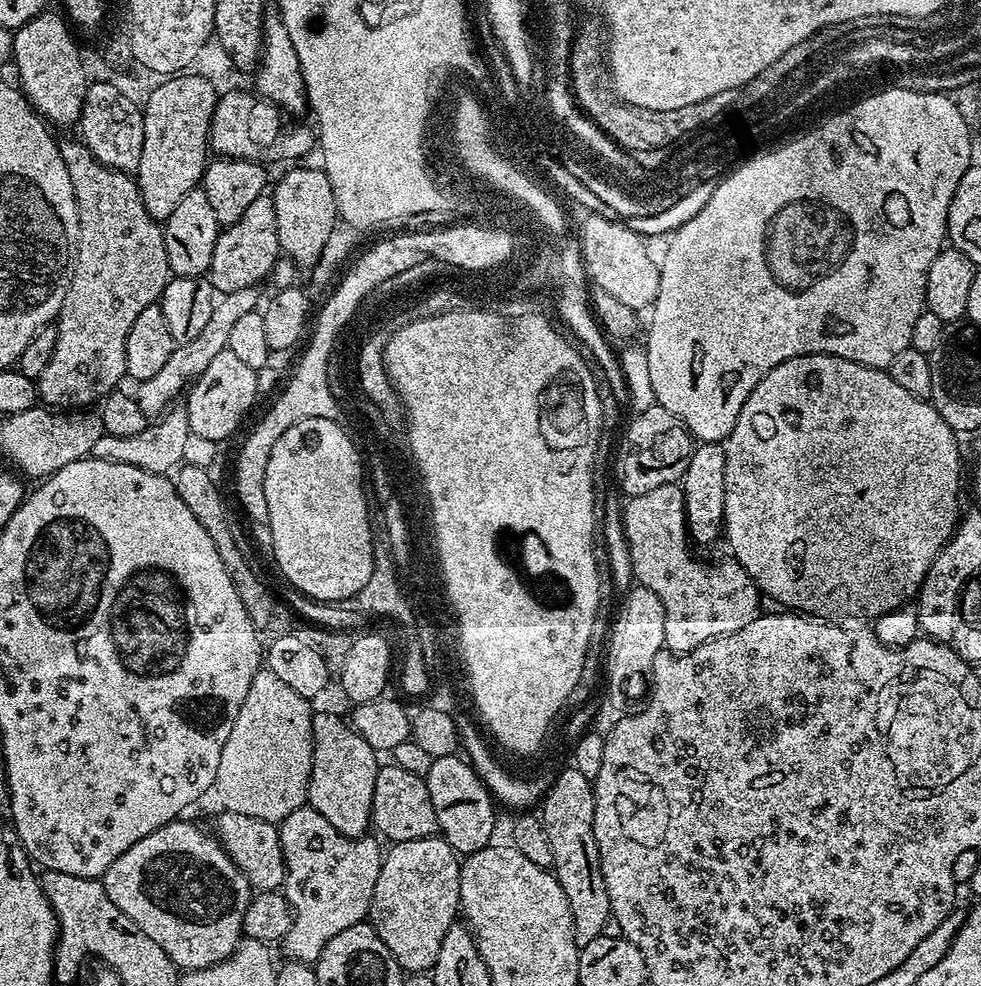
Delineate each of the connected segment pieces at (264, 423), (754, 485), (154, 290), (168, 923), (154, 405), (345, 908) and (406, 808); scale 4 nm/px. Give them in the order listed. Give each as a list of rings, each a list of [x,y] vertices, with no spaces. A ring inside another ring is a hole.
[[[310,336],[308,349],[300,356],[300,361],[291,369],[290,375],[283,381],[282,387],[275,393],[272,405],[264,412],[264,417],[252,428],[252,433],[244,440],[240,453],[236,456],[236,500],[240,508],[260,526],[267,525],[266,510],[266,462],[270,462],[270,450],[274,442],[298,422],[306,418],[339,417],[340,400],[336,397],[334,381],[327,377],[325,357],[330,351],[328,336]],[[288,380],[288,381],[287,381]],[[284,388],[284,389],[283,389]]]
[[[823,354],[818,356],[795,356],[778,366],[774,366],[774,370],[770,370],[770,374],[766,374],[762,378],[762,382],[758,382],[758,386],[754,386],[754,390],[746,398],[746,402],[734,422],[734,430],[730,430],[728,439],[723,441],[724,453],[726,454],[726,482],[724,483],[726,498],[724,499],[722,536],[723,539],[728,539],[728,548],[732,551],[729,552],[731,559],[737,560],[742,566],[742,570],[746,570],[746,574],[750,574],[750,578],[754,578],[754,582],[760,587],[761,593],[767,599],[769,596],[770,599],[777,600],[780,603],[777,605],[788,610],[795,610],[801,614],[821,618],[844,618],[840,616],[868,616],[867,618],[875,618],[895,608],[901,608],[903,604],[909,603],[919,593],[924,576],[930,570],[930,566],[937,556],[945,551],[946,545],[949,543],[947,540],[951,538],[952,531],[954,531],[953,536],[957,531],[956,523],[960,520],[960,444],[956,440],[959,440],[957,433],[953,432],[952,427],[946,422],[946,418],[942,418],[942,414],[938,414],[938,410],[932,403],[928,400],[914,398],[914,394],[910,394],[910,390],[898,386],[898,382],[894,382],[894,378],[889,376],[885,369],[871,368],[853,360],[843,360],[837,356]]]
[[[79,138],[61,139],[59,146],[66,170],[70,170],[70,186],[74,186],[78,206],[78,242],[70,286],[55,321],[58,342],[50,363],[40,375],[38,396],[49,409],[84,410],[121,387],[120,379],[126,376],[126,338],[130,334],[130,326],[134,326],[138,314],[142,314],[146,306],[159,301],[168,285],[170,273],[166,262],[164,229],[146,214],[135,179],[129,173],[108,168],[95,160]]]
[[[188,818],[171,820],[166,826],[146,834],[142,842],[134,842],[126,854],[104,871],[102,883],[110,902],[114,902],[130,922],[138,922],[146,938],[154,938],[180,970],[212,967],[231,955],[242,939],[246,906],[250,906],[254,895],[248,879],[234,866],[215,835],[211,831],[203,832]]]
[[[256,288],[223,293],[217,299],[214,314],[210,314],[210,322],[206,322],[206,327],[198,333],[198,338],[185,344],[177,344],[175,350],[170,354],[166,366],[162,366],[162,370],[158,370],[158,374],[154,374],[154,378],[139,381],[137,388],[140,389],[135,389],[134,395],[139,400],[145,416],[159,417],[179,401],[176,400],[179,396],[181,399],[182,393],[200,377],[202,370],[206,370],[206,366],[210,366],[212,359],[217,354],[222,354],[222,350],[228,347],[230,330],[237,324],[238,318],[242,318],[242,314],[257,311],[258,305],[261,303],[258,293]]]
[[[310,806],[294,810],[285,820],[279,821],[278,827],[284,859],[282,891],[292,908],[292,925],[284,935],[282,947],[289,961],[315,965],[330,938],[342,934],[342,930],[350,930],[350,926],[365,923],[374,898],[374,885],[378,883],[382,848],[371,840],[371,835],[347,836],[334,830],[334,826]]]
[[[391,762],[385,764],[385,768],[383,765],[376,769],[371,827],[377,828],[388,842],[398,844],[437,835],[436,811],[430,802],[430,790],[426,790],[423,776],[409,774]]]

